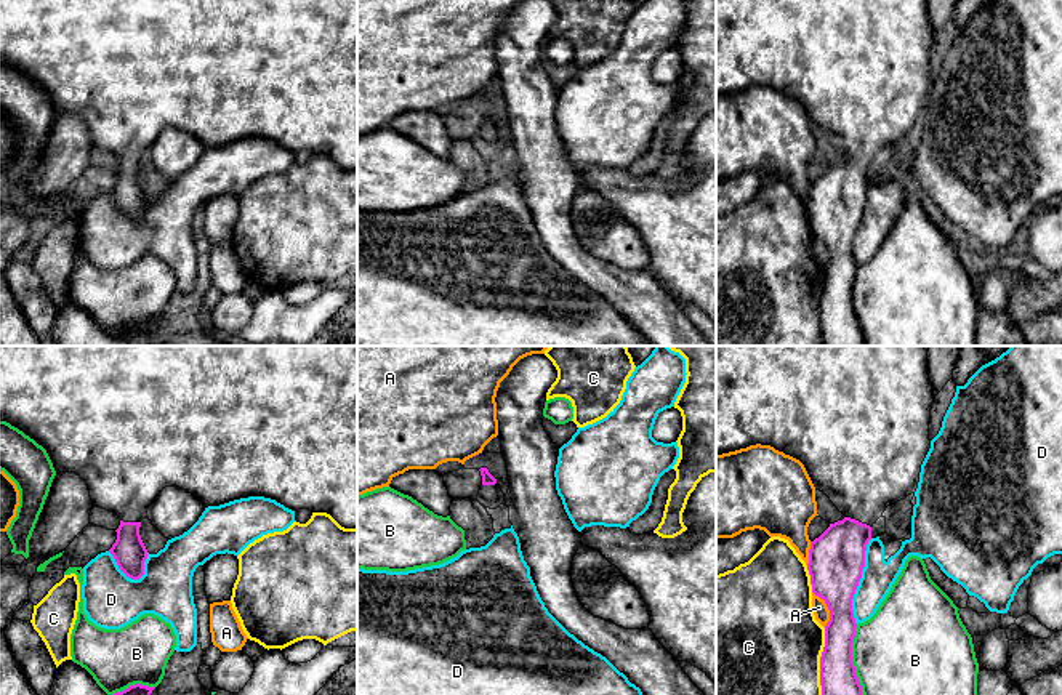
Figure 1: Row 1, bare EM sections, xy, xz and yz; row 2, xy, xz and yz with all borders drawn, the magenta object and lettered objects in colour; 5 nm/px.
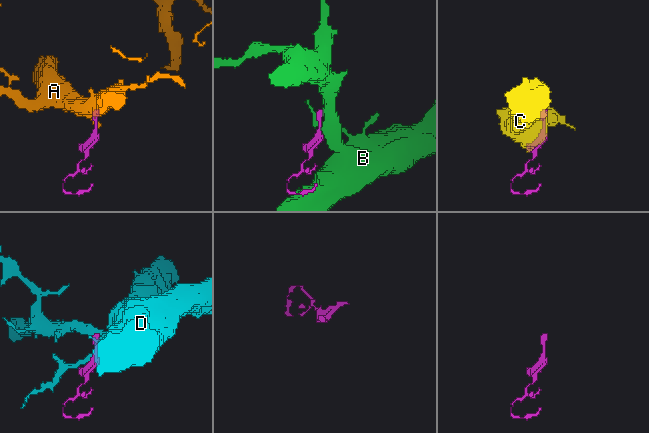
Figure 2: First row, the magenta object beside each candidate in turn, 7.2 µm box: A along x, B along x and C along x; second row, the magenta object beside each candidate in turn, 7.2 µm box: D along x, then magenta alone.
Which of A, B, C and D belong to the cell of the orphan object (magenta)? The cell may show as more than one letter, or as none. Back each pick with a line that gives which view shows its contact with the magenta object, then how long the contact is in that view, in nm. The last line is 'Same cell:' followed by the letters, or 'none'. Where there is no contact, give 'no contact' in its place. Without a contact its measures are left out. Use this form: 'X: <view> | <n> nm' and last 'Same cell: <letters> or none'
Same cell: none

